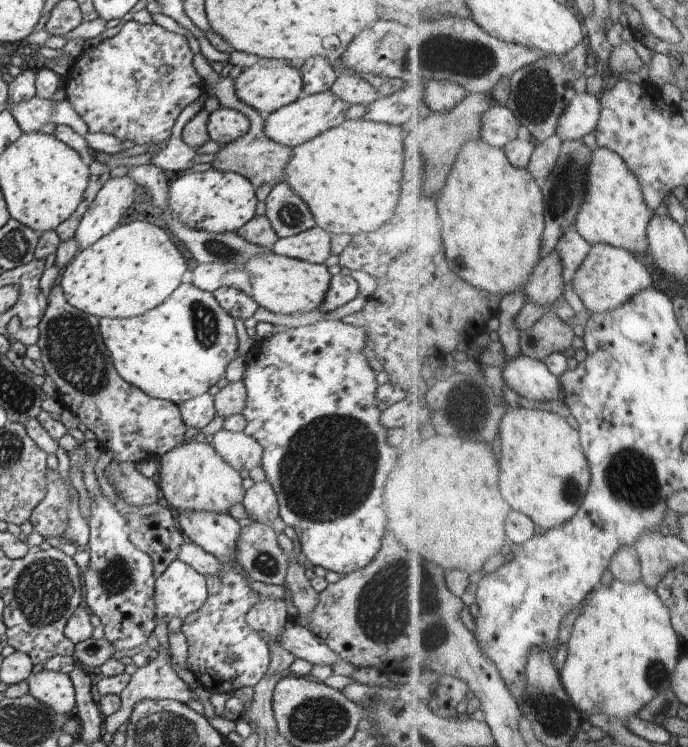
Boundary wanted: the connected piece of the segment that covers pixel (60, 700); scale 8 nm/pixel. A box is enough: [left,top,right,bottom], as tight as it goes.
[27,670,75,715]

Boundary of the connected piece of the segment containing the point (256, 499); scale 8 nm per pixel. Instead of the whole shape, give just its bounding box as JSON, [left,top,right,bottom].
[244,480,279,525]

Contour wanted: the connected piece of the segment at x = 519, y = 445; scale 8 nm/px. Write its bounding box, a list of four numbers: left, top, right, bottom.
[501,407,595,530]

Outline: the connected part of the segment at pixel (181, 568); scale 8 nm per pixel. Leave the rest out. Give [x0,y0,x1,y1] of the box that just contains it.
[155,559,208,626]

